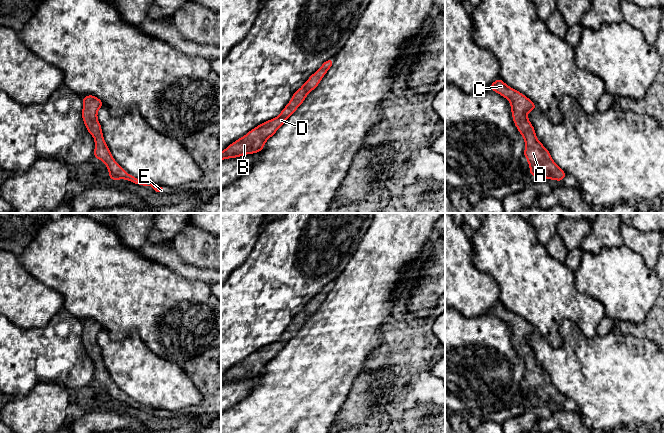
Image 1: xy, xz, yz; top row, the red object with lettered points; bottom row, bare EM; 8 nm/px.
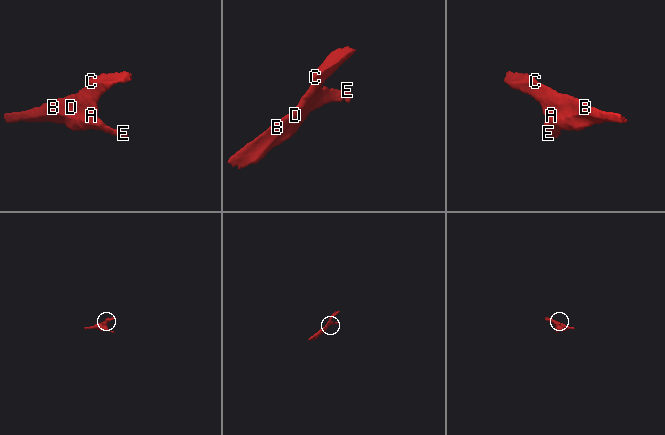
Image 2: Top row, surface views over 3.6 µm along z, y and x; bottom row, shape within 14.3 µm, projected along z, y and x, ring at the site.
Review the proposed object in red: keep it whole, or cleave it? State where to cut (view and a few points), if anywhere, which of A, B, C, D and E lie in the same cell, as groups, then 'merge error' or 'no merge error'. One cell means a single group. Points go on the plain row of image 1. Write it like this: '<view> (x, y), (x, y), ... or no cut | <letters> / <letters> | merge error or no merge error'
no cut | A B C D E | no merge error

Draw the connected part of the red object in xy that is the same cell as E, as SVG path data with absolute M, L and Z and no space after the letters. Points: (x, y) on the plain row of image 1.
M93 319L84 320L82 322L84 327L82 343L88 356L95 363L94 382L105 386L105 389L109 394L109 402L114 405L118 403L126 403L135 408L151 410L156 416L163 418L165 416L165 412L163 410L157 410L154 412L152 408L145 408L144 405L135 402L131 398L127 398L125 394L113 383L112 378L104 365L101 349L97 343L97 335L103 330L102 325Z

